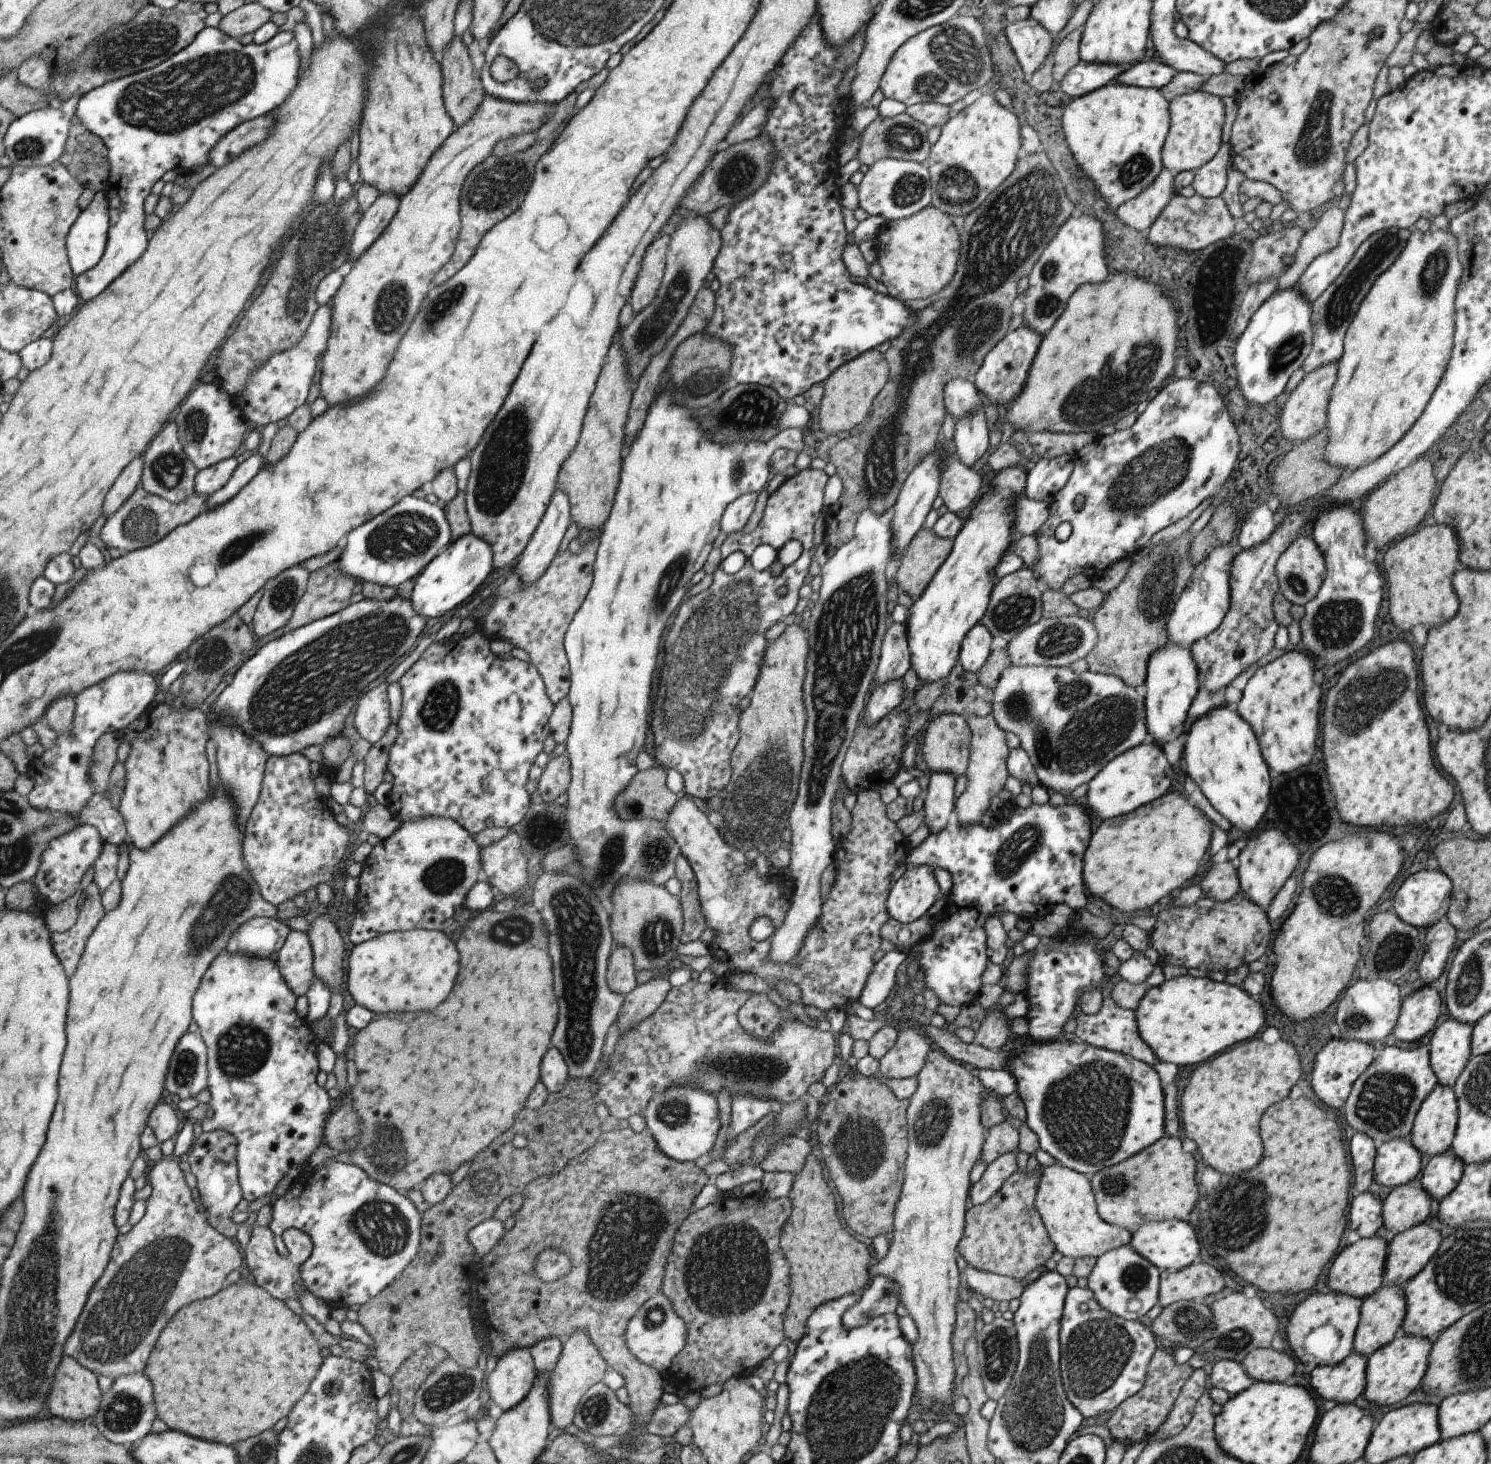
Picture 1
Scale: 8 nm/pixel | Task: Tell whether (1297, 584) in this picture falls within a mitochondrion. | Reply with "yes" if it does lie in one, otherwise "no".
yes

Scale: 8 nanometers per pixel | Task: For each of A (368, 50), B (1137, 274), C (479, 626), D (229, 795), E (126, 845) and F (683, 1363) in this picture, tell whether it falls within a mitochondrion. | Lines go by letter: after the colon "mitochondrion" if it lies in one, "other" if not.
A: other
B: other
C: other
D: other
E: other
F: other

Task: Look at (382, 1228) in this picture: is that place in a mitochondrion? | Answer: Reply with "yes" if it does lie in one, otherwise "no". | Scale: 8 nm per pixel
yes

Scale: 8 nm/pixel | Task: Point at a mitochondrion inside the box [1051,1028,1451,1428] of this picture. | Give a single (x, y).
(1096, 1353)

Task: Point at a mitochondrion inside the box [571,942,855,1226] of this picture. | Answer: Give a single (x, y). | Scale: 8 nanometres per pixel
(762, 1073)

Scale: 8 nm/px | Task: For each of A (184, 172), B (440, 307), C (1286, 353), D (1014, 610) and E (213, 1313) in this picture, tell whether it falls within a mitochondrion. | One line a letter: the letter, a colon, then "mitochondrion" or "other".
A: other
B: mitochondrion
C: mitochondrion
D: mitochondrion
E: other

